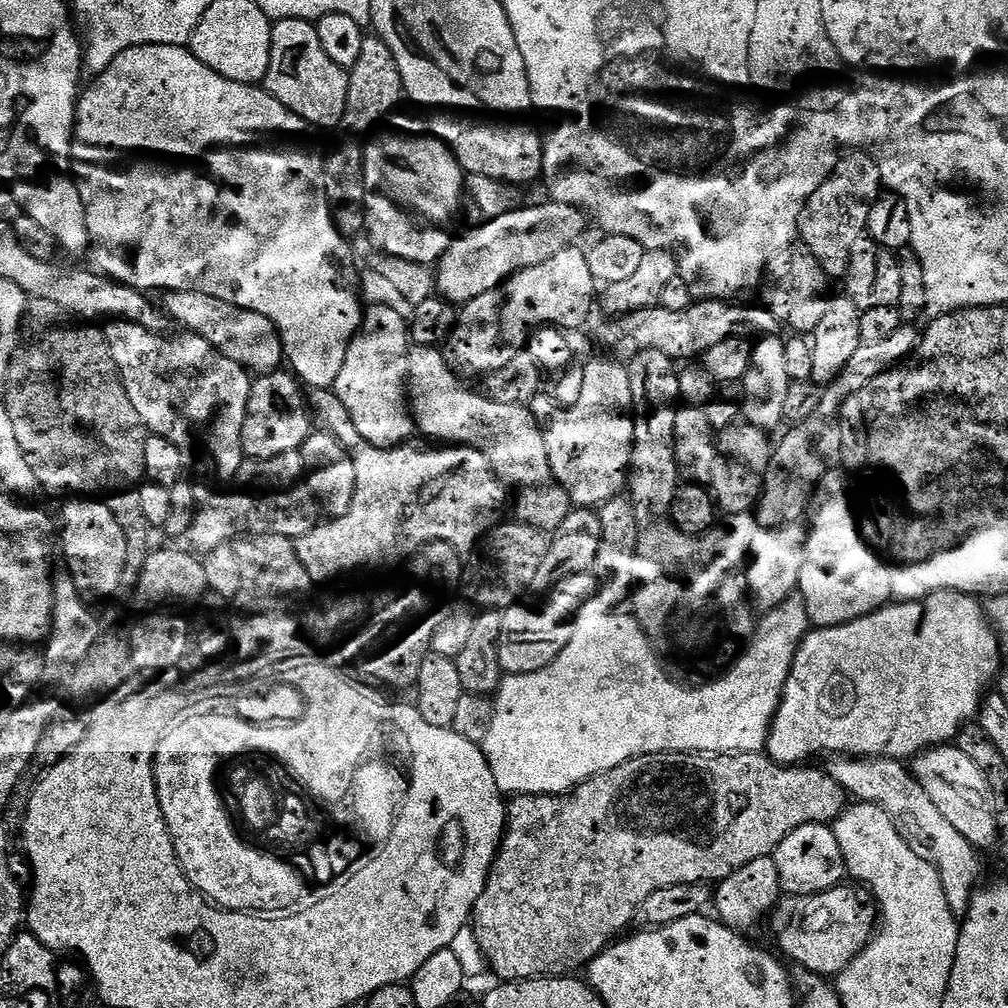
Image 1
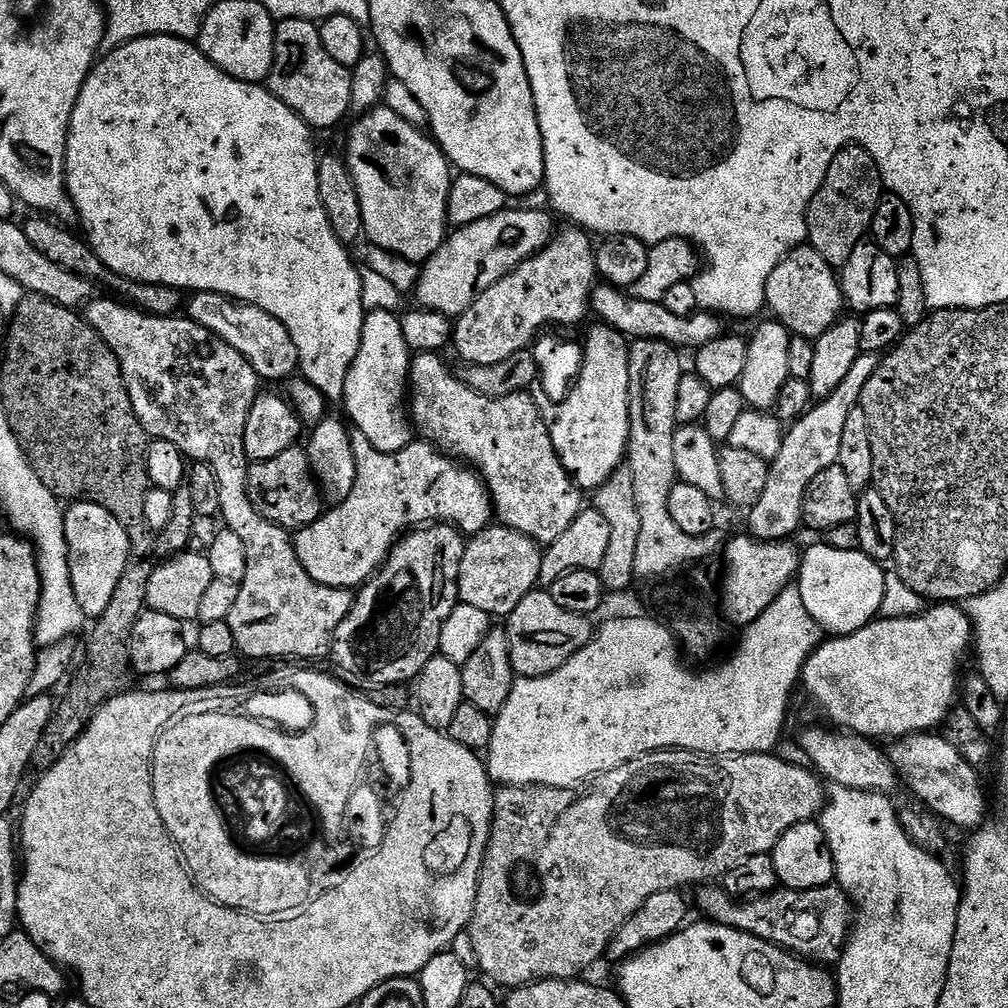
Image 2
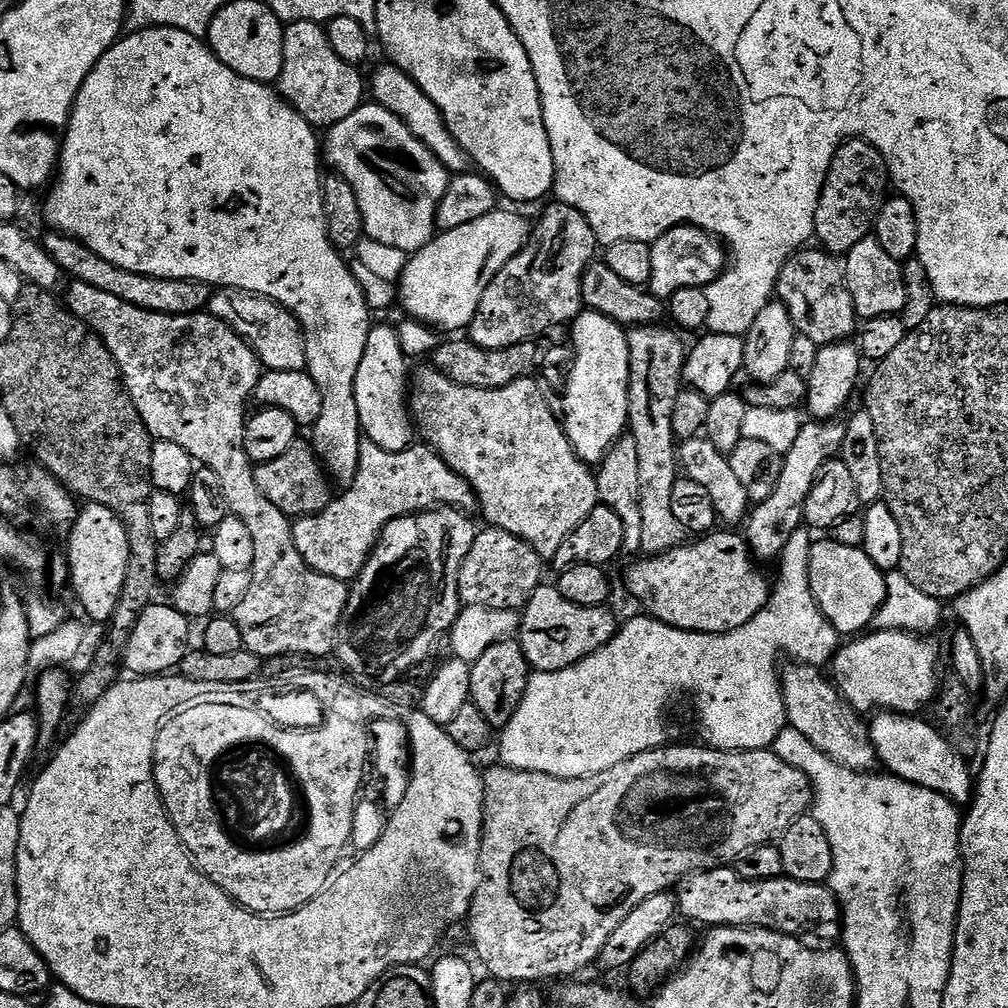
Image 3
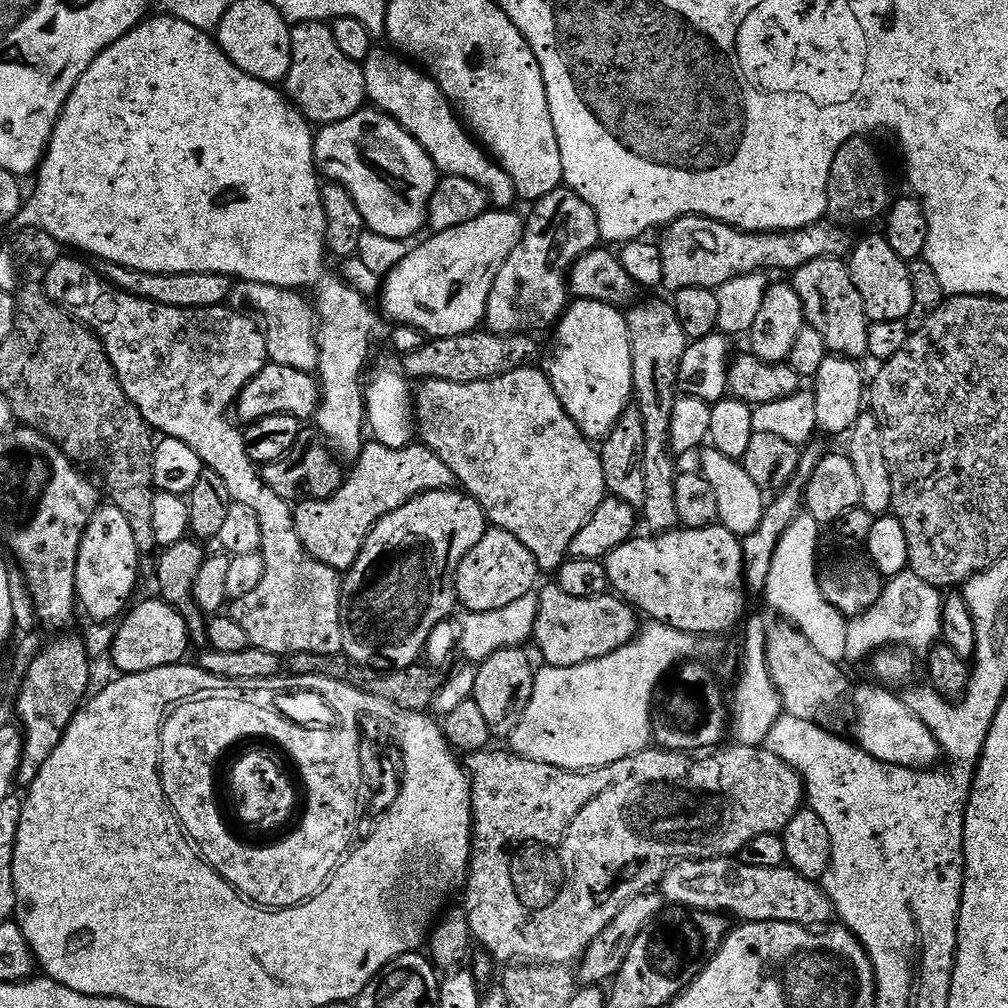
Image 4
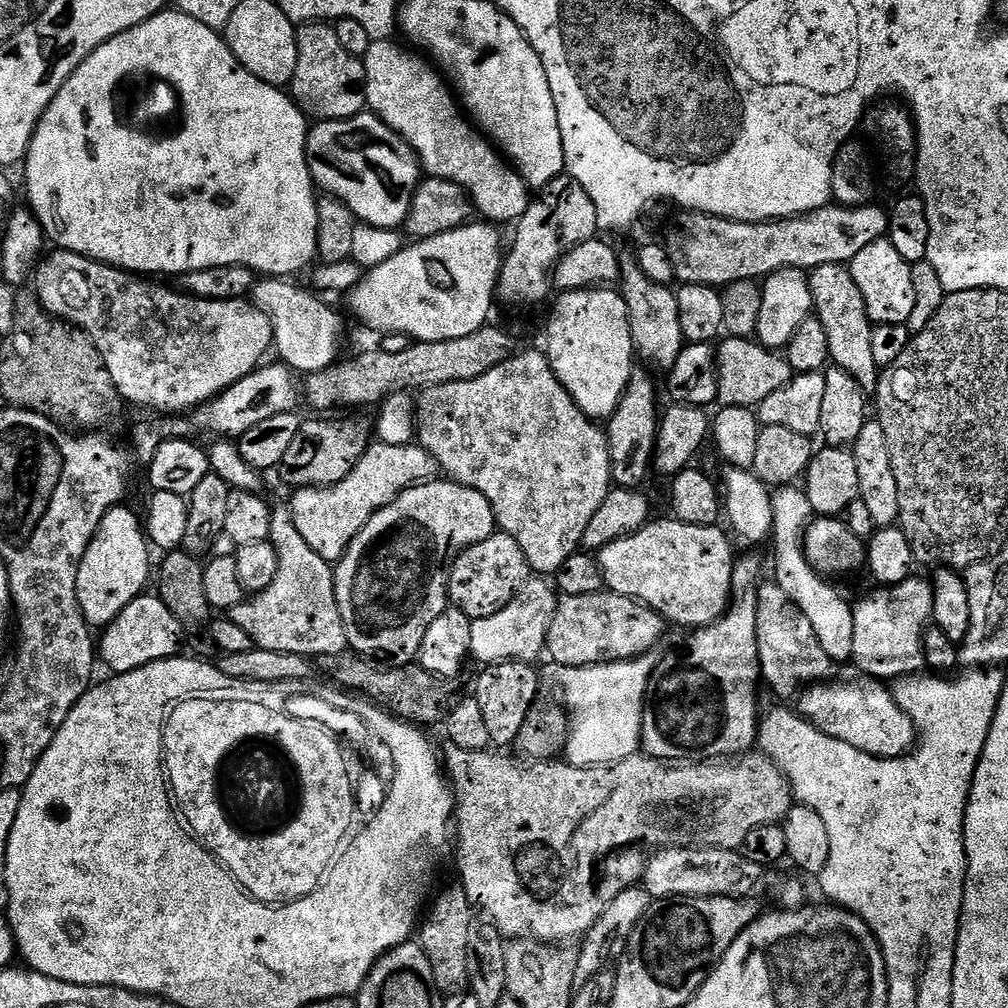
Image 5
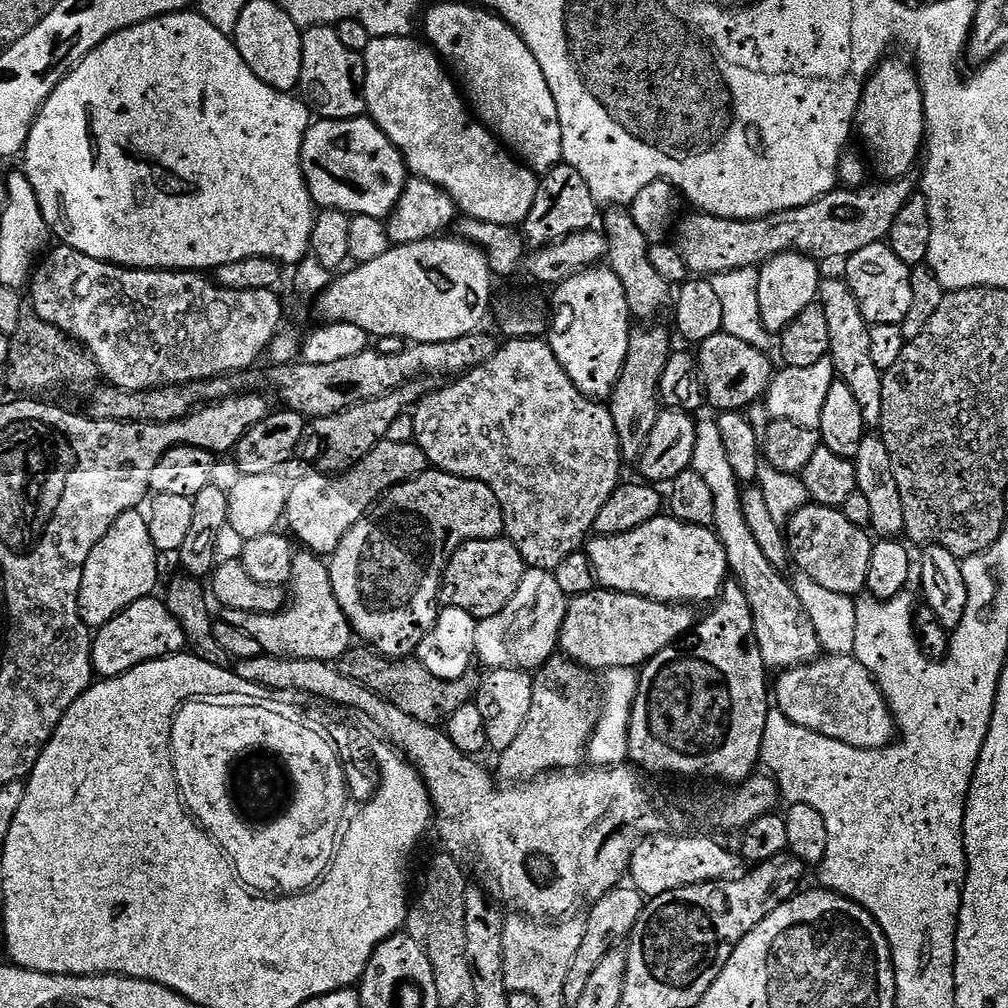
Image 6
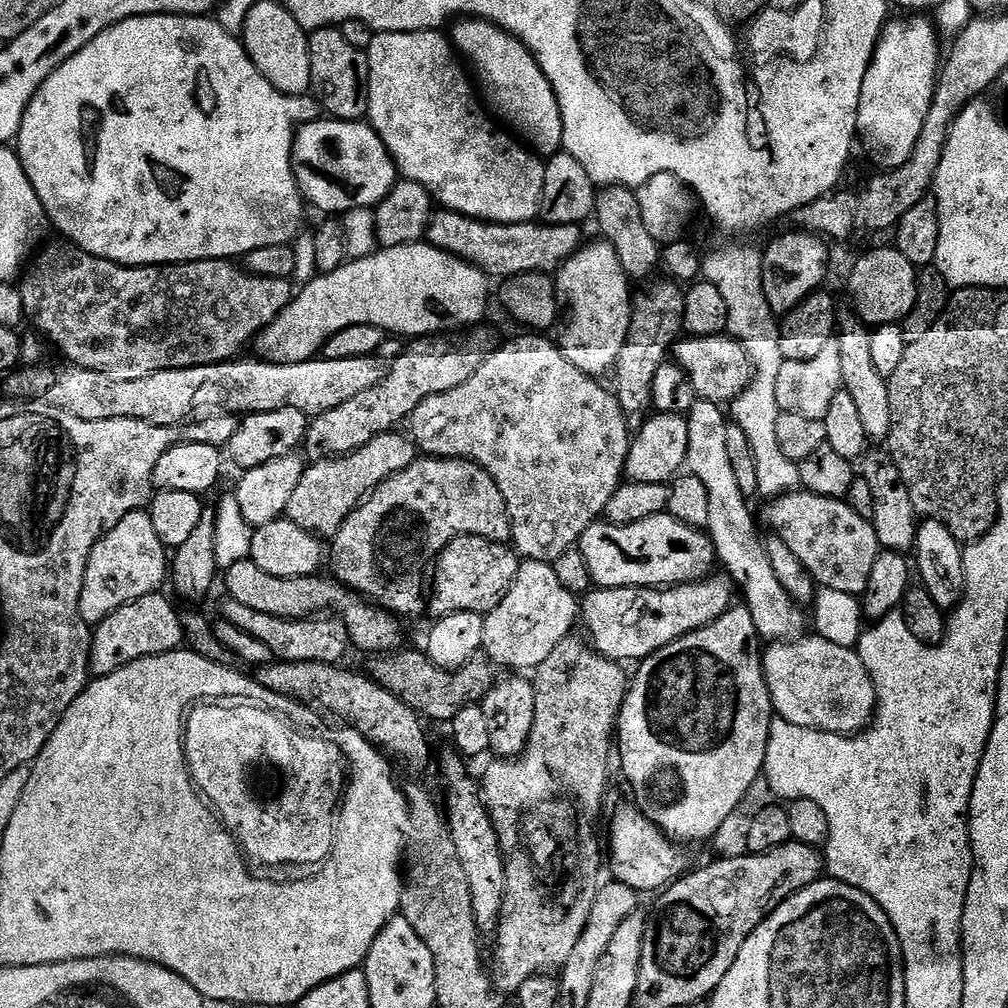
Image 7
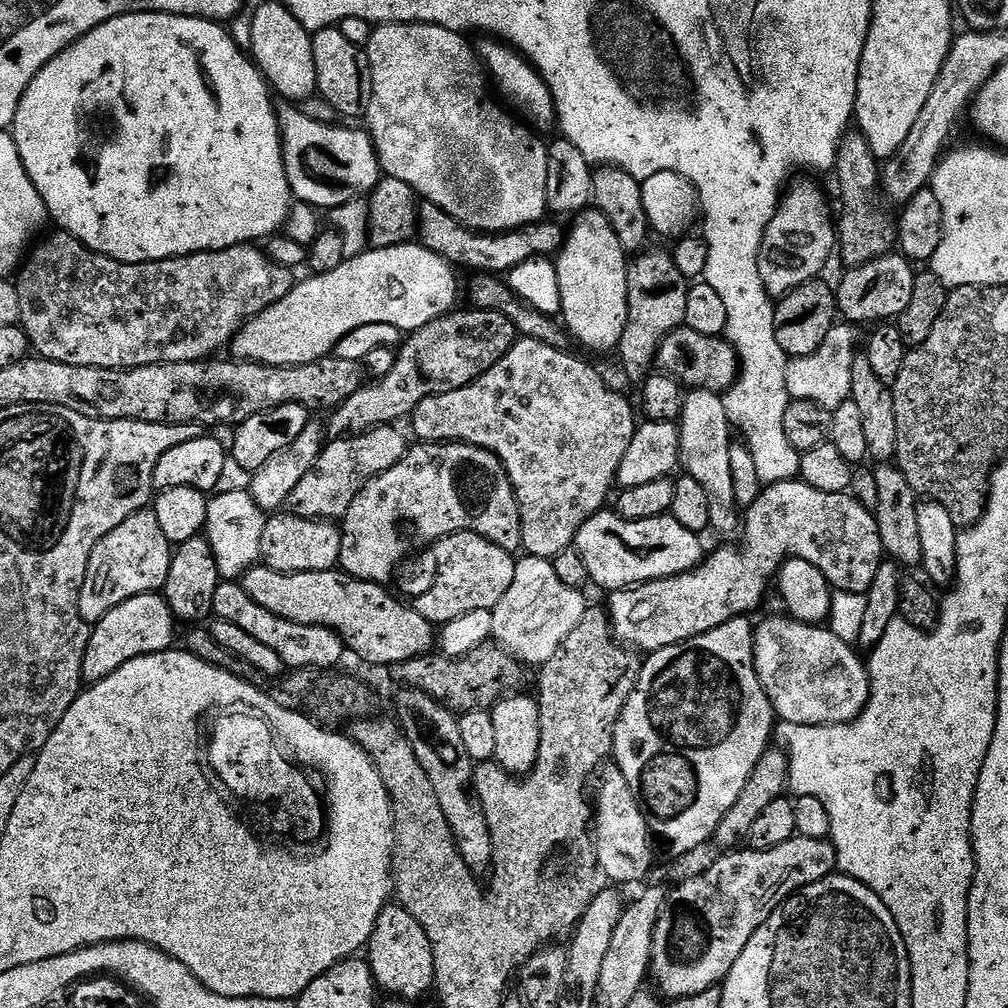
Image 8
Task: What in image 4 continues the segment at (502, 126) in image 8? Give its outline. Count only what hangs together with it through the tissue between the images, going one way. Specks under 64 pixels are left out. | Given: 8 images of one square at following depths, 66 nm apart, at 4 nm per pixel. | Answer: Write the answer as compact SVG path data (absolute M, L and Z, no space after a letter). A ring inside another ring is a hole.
M374 50L362 65L368 100L376 103L373 105L387 114L391 120L398 121L418 141L422 150L430 154L430 158L444 176L470 178L470 182L488 191L491 203L497 209L511 209L515 205L512 203L517 203L518 197L514 182L506 174L506 170L502 170L477 143L472 133L462 123L451 102L432 81L431 76L419 67L413 66L407 59L391 51L388 52Z

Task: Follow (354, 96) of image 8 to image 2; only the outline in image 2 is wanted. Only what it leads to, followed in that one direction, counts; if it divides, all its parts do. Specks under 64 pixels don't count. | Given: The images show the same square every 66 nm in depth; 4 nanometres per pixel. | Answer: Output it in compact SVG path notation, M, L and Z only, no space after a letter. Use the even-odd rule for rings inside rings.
M281 20L276 26L274 66L266 81L268 91L275 94L290 110L294 110L313 130L332 128L344 115L352 112L350 86L352 74L330 58L322 46L319 27L310 20Z

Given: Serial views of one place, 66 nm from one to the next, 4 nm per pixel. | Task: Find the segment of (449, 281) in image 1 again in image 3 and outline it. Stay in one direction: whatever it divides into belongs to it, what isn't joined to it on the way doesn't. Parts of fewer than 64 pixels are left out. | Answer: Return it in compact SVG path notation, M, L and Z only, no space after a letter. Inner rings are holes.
M497 210L478 218L475 222L466 222L458 230L440 232L421 252L409 259L406 270L398 281L398 300L404 303L409 317L421 320L437 330L456 334L467 329L468 323L486 294L486 286L528 245L530 220L516 212Z

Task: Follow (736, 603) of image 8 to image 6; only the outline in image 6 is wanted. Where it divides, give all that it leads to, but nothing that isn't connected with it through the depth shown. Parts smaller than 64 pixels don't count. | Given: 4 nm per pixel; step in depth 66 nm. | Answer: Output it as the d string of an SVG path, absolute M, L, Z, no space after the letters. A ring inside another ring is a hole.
M808 503L788 519L786 539L791 563L797 564L799 571L818 586L853 598L867 589L874 540L865 529L854 526L841 509ZM597 590L590 594L571 597L568 613L562 622L559 651L569 660L576 661L589 670L607 670L609 668L635 668L653 660L662 650L666 650L678 640L683 640L698 623L697 609L686 604L667 604L651 600L645 596L635 596L629 592L610 592Z

